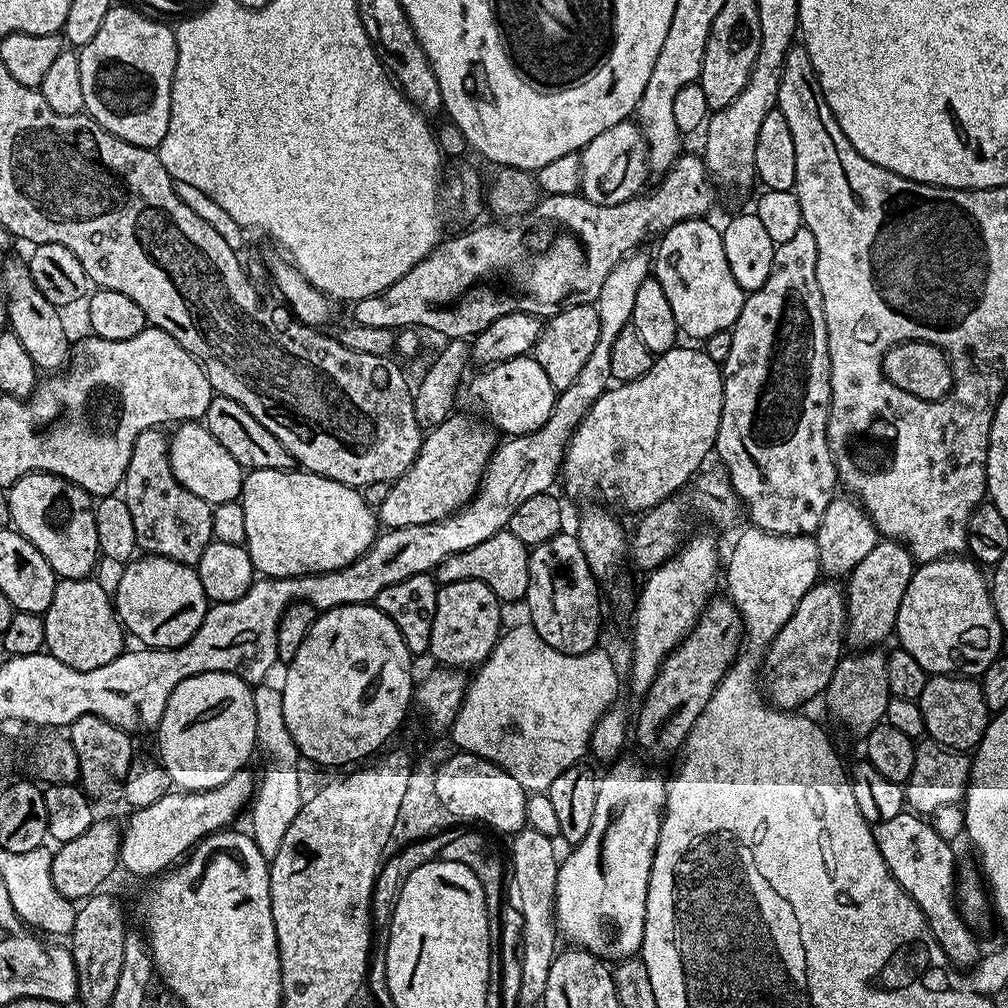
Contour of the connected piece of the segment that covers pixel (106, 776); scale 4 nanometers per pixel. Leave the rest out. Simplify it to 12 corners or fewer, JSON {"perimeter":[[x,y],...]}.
{"perimeter":[[97,716],[67,729],[78,784],[96,802],[119,797],[133,737]]}

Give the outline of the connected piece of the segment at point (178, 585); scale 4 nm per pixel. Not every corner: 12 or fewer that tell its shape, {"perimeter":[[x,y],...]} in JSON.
{"perimeter":[[140,554],[114,607],[145,648],[177,648],[210,607],[195,567]]}

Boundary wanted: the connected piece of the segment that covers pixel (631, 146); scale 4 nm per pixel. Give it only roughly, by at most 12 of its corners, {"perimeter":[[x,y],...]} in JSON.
{"perimeter":[[636,122],[580,149],[579,195],[614,206],[641,195],[648,144]]}

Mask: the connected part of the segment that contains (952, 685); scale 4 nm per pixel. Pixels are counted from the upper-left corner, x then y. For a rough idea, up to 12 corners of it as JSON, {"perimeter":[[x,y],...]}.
{"perimeter":[[929,675],[925,733],[968,754],[990,719],[973,677]]}

